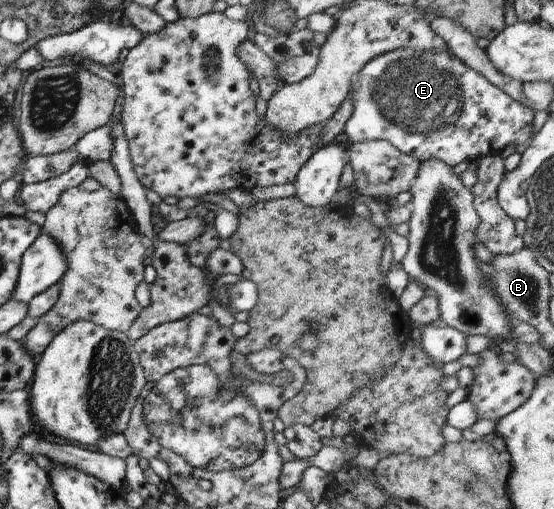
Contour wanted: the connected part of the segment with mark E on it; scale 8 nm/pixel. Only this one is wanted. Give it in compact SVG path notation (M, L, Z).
M447 48L438 53L397 49L376 56L351 77L349 95L353 106L342 132L351 142L383 139L419 162L435 157L453 167L462 160L499 154L505 145L517 144L522 148L531 136L532 110L510 99L477 71L467 68Z

